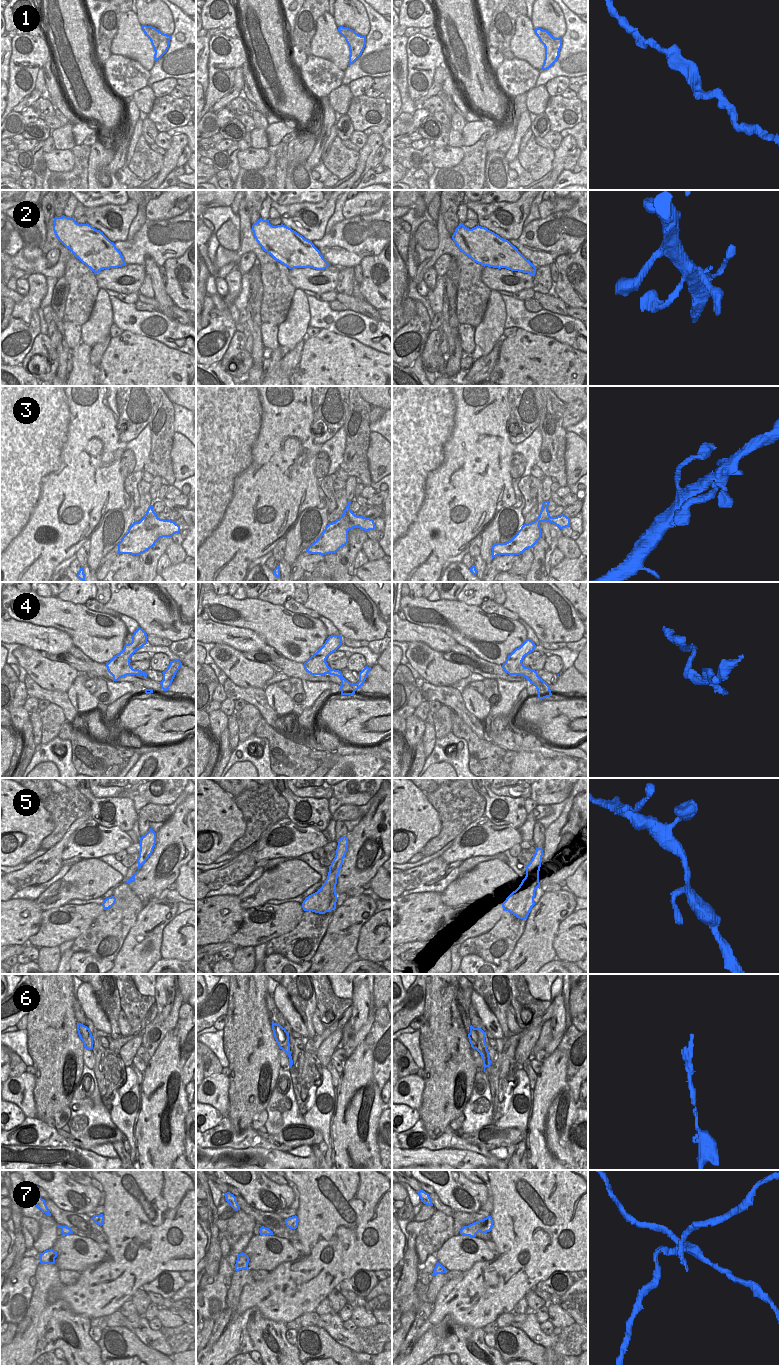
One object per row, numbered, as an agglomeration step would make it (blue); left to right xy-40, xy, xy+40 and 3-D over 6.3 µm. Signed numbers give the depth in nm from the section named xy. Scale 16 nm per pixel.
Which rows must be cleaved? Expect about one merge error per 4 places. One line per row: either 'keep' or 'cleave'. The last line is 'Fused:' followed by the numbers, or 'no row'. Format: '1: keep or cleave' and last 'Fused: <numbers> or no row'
1: keep
2: keep
3: keep
4: cleave
5: keep
6: keep
7: cleave
Fused: 4, 7

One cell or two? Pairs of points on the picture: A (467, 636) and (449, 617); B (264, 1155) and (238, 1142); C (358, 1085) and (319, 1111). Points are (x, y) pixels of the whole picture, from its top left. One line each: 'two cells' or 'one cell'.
A: one cell
B: two cells
C: two cells

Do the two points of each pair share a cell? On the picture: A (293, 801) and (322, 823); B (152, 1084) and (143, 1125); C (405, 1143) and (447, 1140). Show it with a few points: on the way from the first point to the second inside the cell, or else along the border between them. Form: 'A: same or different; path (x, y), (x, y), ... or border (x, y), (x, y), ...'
A: same; path (302, 800), (306, 799), (317, 814)
B: same; path (148, 1094), (146, 1097), (146, 1115)
C: same; path (414, 1149), (422, 1143), (436, 1143)

